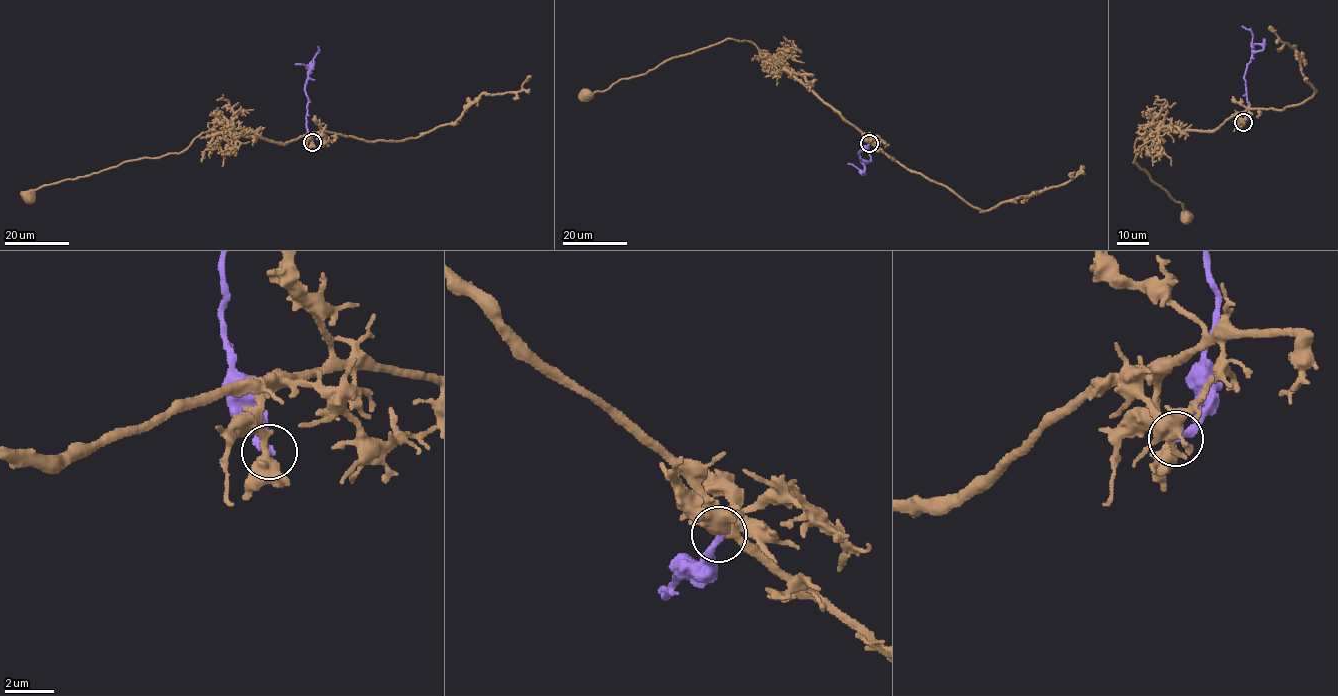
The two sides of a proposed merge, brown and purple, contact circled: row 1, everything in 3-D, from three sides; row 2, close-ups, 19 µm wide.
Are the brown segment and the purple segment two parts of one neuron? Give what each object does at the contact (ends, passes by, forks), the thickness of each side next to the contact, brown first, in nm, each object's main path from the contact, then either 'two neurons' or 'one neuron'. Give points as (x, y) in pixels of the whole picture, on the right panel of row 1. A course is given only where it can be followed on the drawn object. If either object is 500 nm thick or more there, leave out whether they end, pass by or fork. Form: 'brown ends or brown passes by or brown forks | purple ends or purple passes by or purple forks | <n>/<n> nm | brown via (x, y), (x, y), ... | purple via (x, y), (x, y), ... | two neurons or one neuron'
brown passes by | purple ends | 420/320 nm | brown via (1242, 122), (1239, 114), (1233, 115), (1213, 130), (1159, 131), (1135, 141), (1133, 162), (1182, 204), (1186, 219) | purple via (1242, 122), (1248, 108), (1244, 75), (1252, 56), (1252, 34), (1242, 25) | two neurons

